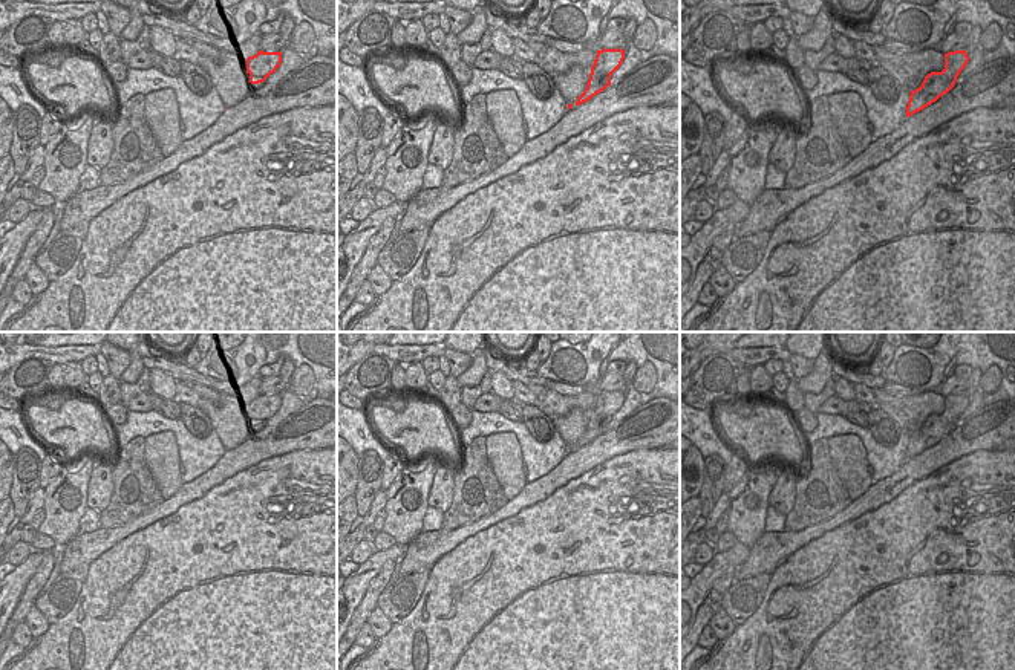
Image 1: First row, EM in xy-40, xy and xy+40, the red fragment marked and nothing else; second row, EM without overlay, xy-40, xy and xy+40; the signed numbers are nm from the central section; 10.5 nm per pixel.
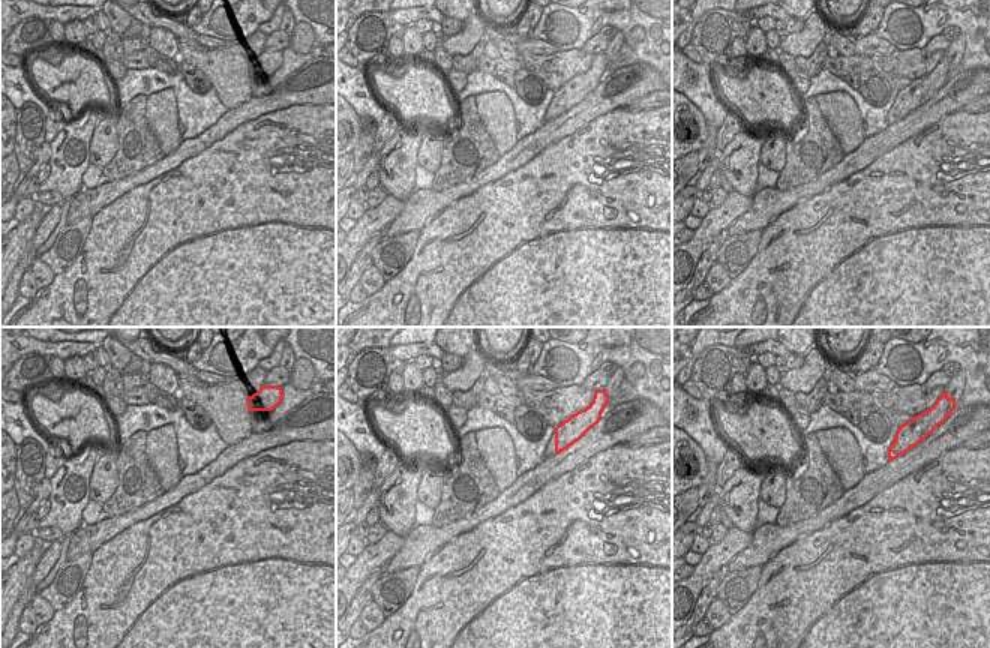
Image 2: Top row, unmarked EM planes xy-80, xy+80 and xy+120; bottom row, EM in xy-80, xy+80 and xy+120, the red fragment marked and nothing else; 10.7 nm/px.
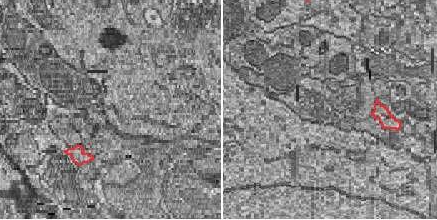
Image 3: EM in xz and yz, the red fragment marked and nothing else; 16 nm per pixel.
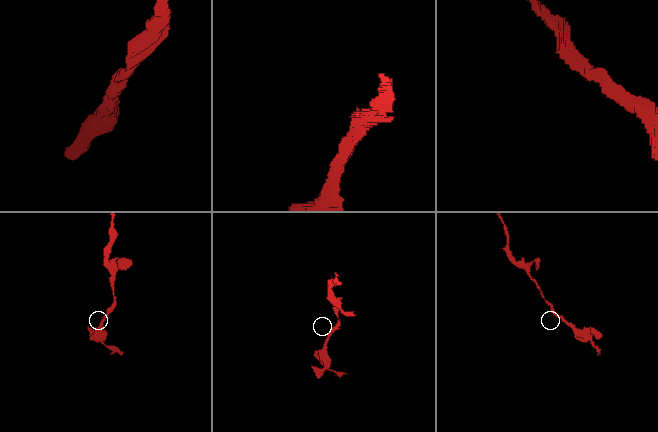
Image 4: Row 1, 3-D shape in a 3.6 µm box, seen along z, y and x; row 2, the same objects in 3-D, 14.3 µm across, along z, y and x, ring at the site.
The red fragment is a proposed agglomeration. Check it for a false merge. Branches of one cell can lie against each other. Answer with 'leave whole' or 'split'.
leave whole

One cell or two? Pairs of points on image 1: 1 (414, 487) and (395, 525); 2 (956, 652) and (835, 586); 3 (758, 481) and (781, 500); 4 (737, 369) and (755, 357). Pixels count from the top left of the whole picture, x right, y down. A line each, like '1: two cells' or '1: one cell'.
1: one cell
2: one cell
3: two cells
4: two cells

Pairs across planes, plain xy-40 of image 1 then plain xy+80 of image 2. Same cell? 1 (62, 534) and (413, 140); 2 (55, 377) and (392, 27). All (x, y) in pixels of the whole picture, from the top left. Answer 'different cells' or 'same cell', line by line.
1: same cell
2: different cells

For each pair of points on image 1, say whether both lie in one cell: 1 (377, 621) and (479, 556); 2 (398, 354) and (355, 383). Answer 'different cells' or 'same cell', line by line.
1: different cells
2: different cells

